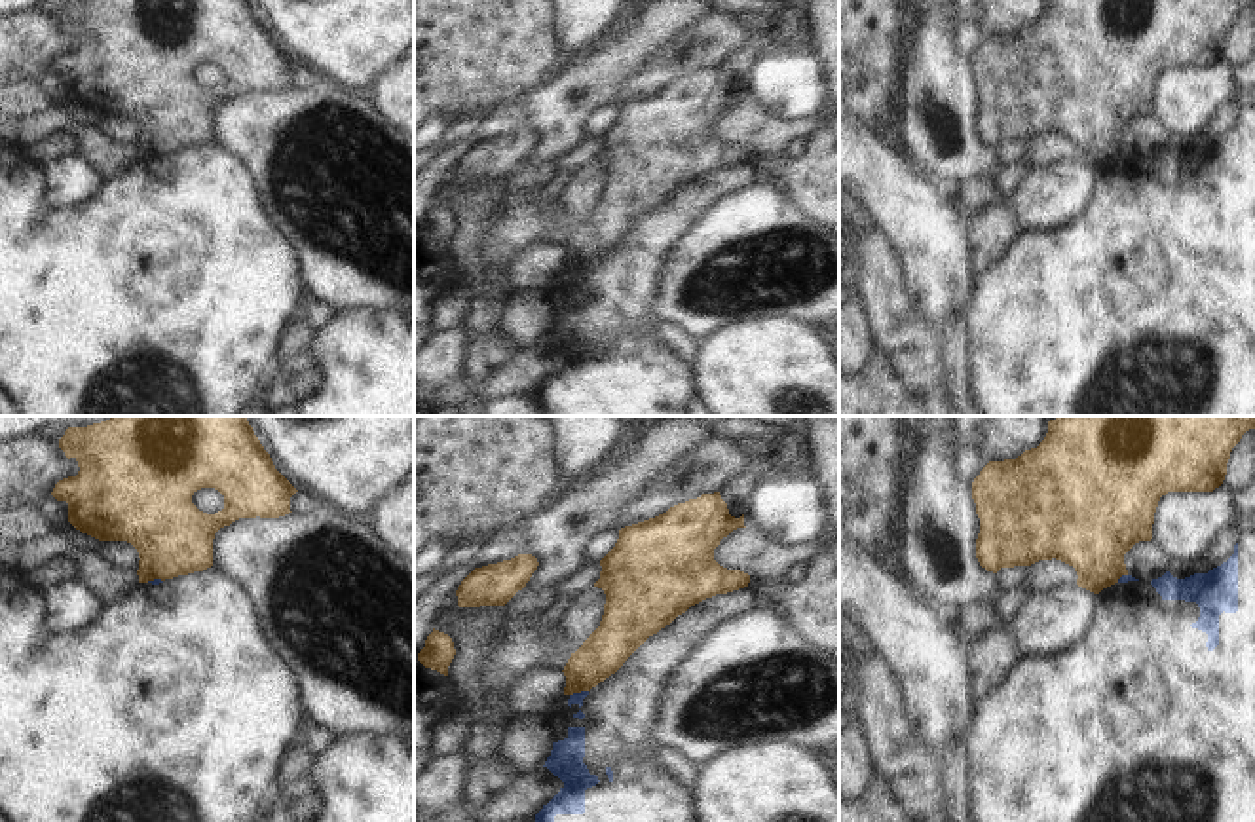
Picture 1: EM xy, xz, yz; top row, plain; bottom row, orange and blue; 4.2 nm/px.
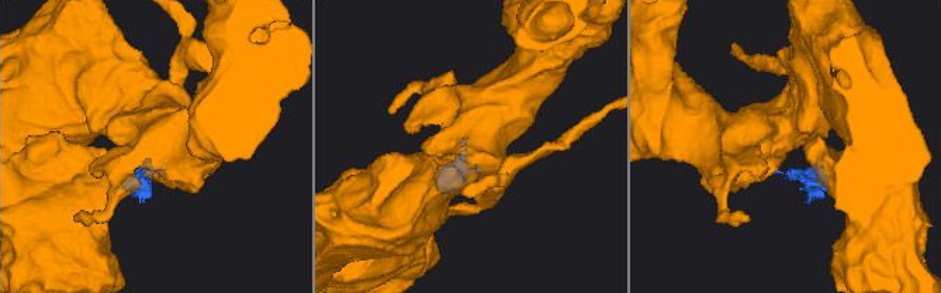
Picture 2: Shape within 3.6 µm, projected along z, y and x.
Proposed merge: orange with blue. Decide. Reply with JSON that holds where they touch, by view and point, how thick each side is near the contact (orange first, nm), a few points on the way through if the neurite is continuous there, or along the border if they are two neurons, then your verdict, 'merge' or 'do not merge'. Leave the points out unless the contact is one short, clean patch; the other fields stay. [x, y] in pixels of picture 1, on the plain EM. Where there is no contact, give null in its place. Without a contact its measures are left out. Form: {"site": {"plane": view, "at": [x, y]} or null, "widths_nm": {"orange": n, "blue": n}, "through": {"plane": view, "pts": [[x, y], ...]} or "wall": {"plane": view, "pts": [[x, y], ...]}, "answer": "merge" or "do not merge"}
{"site": {"plane": "xz", "at": [578, 266]}, "widths_nm": {"orange": 190, "blue": 50}, "wall": {"plane": "xz", "pts": [[587, 264], [570, 270]]}, "answer": "do not merge"}

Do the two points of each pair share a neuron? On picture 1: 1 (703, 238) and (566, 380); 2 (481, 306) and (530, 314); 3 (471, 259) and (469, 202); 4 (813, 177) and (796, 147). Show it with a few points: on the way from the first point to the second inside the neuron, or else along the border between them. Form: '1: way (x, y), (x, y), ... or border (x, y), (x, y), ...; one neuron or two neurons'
1: border (674, 243), (652, 302), (659, 323); two neurons
2: border (504, 304), (500, 316); two neurons
3: way (469, 245), (469, 215); one neuron
4: border (805, 139), (805, 147), (798, 154), (783, 154); two neurons

